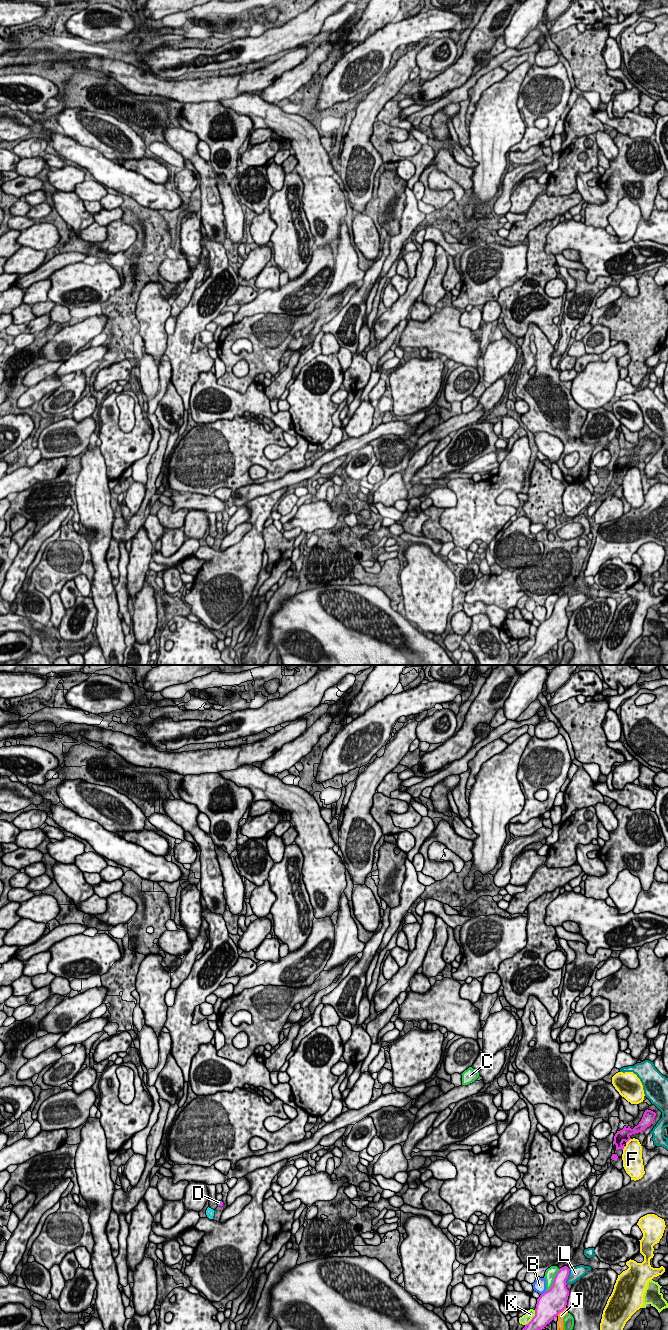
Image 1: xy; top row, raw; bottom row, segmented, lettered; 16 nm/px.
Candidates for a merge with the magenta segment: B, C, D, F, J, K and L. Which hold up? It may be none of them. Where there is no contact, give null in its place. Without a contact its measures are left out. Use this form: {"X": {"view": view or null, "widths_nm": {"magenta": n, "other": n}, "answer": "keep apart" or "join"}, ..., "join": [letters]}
{"B": {"view": "xy", "widths_nm": {"magenta": 400, "other": 200}, "answer": "keep apart"}, "C": {"view": "xy", "widths_nm": {"magenta": 320, "other": 170}, "answer": "keep apart"}, "D": {"view": "xy", "widths_nm": {"magenta": 60, "other": 50}, "answer": "join"}, "F": {"view": "xy", "widths_nm": {"magenta": 190, "other": 320}, "answer": "keep apart"}, "J": {"view": "xy", "widths_nm": {"magenta": 400, "other": 100}, "answer": "keep apart"}, "K": {"view": "xy", "widths_nm": {"magenta": 340, "other": 160}, "answer": "keep apart"}, "L": {"view": "xy", "widths_nm": {"magenta": 240, "other": 220}, "answer": "keep apart"}, "join": ["D"]}

